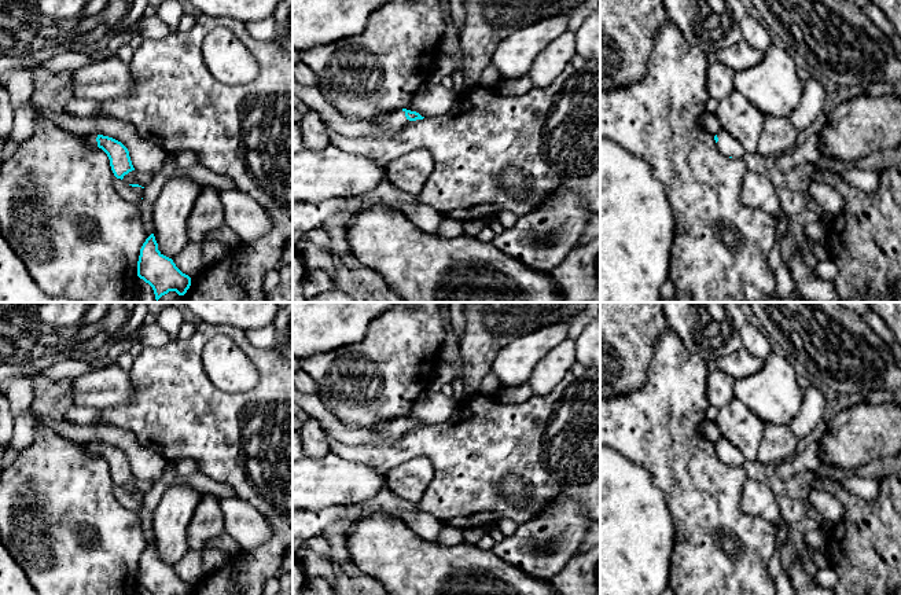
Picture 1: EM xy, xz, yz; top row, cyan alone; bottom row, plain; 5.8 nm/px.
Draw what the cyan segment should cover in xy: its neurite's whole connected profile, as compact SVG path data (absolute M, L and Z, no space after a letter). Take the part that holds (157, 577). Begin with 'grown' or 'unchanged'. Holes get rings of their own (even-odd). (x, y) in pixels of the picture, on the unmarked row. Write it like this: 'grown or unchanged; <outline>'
unchanged; M151 541L140 557L137 584L151 595L190 595L191 585L183 581L172 566L158 558L158 551Z

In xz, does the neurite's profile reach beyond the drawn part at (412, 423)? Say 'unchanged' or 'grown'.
grown

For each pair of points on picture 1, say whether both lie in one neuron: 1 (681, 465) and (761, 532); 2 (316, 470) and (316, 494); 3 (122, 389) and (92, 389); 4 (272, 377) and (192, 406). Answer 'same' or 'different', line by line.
1: same
2: same
3: same
4: same

